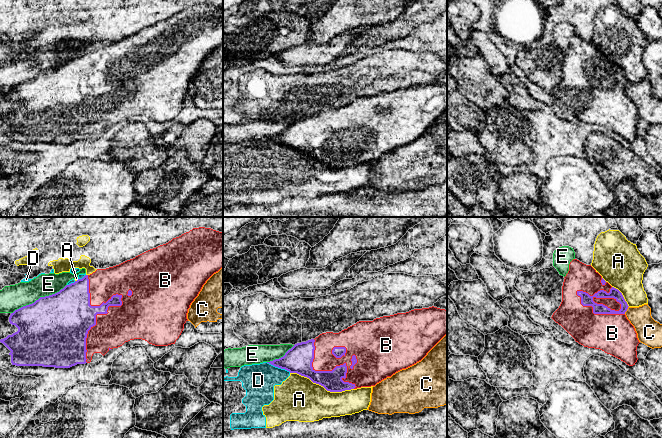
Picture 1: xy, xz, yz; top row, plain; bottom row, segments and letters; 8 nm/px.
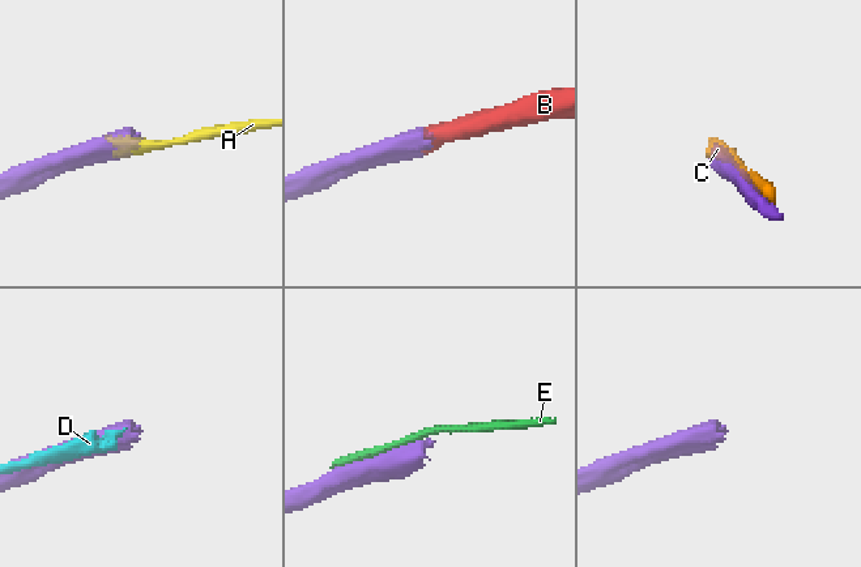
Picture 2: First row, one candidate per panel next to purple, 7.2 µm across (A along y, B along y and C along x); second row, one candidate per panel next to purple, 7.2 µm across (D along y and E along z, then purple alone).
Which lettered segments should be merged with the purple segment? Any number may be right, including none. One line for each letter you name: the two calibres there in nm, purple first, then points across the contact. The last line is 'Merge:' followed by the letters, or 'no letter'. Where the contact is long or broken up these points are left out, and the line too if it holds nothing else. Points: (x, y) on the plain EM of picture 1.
B: calibres 100 and 320 nm
Merge: B

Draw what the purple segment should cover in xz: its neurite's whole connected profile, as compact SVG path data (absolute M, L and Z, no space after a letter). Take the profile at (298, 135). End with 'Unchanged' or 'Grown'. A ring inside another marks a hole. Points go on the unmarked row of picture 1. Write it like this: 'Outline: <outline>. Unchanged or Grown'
Outline: M437 83L414 85L406 89L376 94L373 97L359 97L339 109L326 108L315 115L295 120L279 135L267 138L309 154L330 168L342 168L361 163L375 162L396 148L421 137L427 129L447 110L447 86Z. Grown

